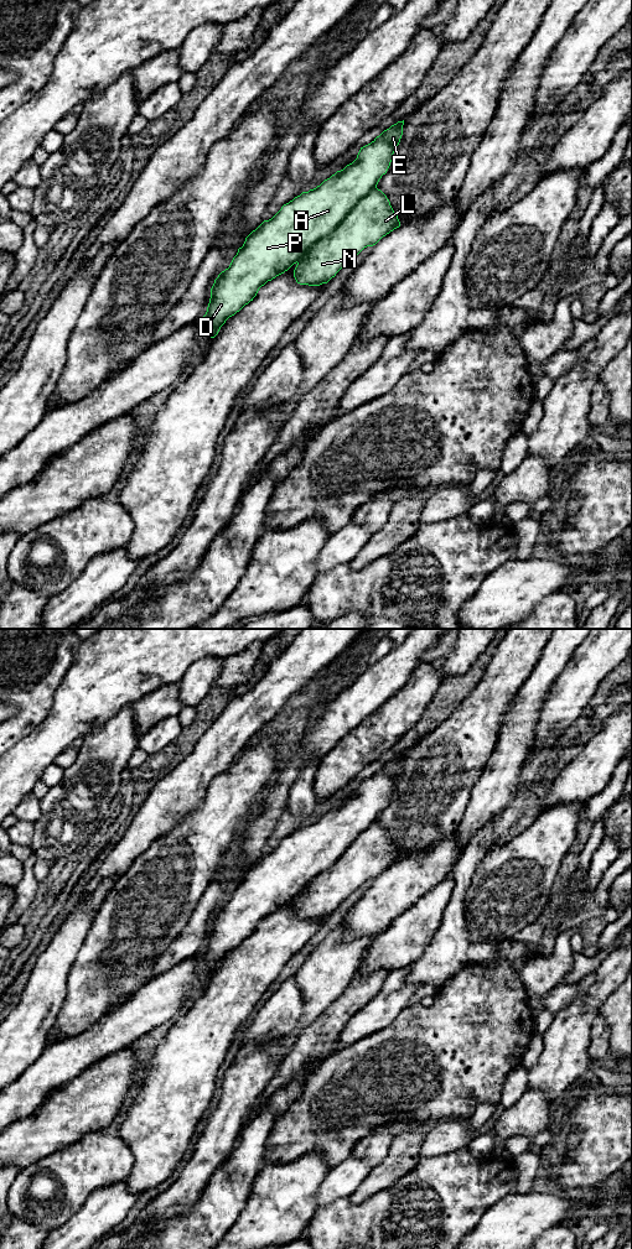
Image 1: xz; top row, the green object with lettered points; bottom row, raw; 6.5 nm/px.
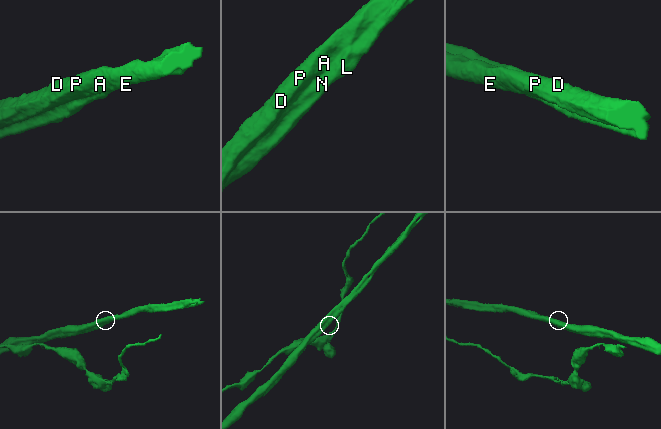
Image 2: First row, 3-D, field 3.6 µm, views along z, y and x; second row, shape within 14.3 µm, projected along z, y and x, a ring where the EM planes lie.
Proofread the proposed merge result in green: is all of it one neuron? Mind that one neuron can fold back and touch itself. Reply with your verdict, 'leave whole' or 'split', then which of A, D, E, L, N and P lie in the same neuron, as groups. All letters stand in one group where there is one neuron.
leave whole; groups A D E L N P

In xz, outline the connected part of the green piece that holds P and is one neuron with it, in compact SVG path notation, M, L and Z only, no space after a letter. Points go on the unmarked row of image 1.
M403 755L384 764L371 777L361 781L357 792L320 819L302 826L269 854L264 854L238 883L228 902L211 922L207 946L202 952L208 970L214 972L226 954L257 930L268 915L287 905L294 897L294 911L300 918L320 920L356 891L364 881L375 879L400 860L387 829L377 822L387 807L395 781L403 769Z

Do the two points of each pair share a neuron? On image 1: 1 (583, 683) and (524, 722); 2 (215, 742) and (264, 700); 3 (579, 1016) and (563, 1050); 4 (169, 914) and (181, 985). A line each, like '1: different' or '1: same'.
1: different
2: same
3: same
4: different

